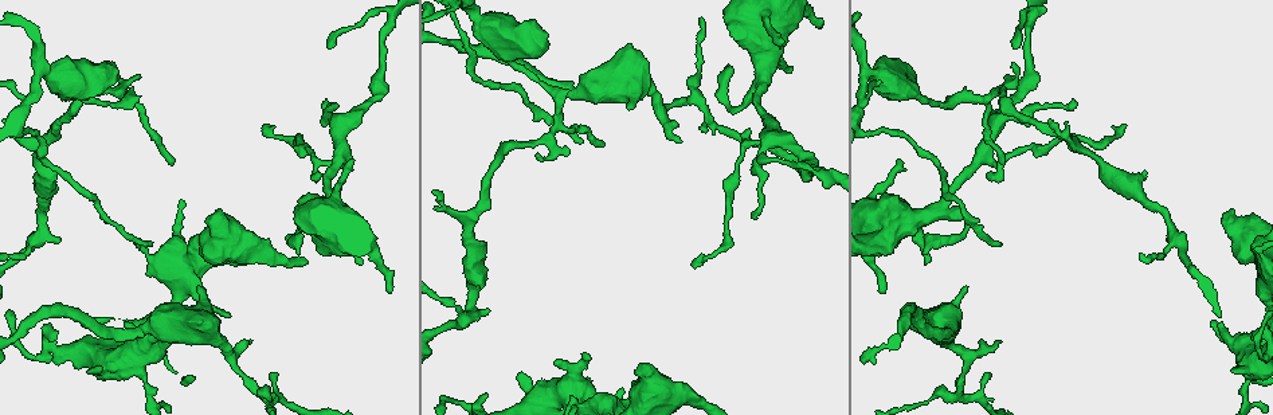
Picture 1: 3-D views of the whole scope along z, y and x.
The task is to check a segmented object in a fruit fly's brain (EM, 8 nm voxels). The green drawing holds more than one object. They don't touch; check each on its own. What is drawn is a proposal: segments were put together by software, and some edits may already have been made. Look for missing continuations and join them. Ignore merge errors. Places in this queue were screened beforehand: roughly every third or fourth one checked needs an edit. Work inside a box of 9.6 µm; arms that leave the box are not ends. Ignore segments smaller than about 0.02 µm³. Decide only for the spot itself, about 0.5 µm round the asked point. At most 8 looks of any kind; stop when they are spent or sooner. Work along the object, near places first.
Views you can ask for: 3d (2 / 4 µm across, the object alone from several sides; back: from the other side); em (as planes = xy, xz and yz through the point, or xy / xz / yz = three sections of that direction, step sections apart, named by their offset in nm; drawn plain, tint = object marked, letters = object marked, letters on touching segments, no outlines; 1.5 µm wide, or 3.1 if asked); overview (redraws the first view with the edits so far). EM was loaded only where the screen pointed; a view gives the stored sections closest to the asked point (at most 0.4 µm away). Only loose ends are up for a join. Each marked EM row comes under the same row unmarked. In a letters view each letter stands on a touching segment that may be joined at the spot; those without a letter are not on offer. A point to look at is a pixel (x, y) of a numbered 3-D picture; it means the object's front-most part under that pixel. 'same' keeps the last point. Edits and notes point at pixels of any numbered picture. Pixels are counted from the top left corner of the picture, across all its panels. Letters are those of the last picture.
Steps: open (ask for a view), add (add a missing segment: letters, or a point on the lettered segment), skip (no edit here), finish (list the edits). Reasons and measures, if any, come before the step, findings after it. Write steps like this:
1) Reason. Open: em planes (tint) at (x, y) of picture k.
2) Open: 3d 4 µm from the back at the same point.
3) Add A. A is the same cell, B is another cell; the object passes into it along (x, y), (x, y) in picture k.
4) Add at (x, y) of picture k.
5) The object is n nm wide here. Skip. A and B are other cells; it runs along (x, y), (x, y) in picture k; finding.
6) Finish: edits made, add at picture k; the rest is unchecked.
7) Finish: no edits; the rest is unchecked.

An open end. Open: 3d 4 µm at (925, 251) of picture 1.

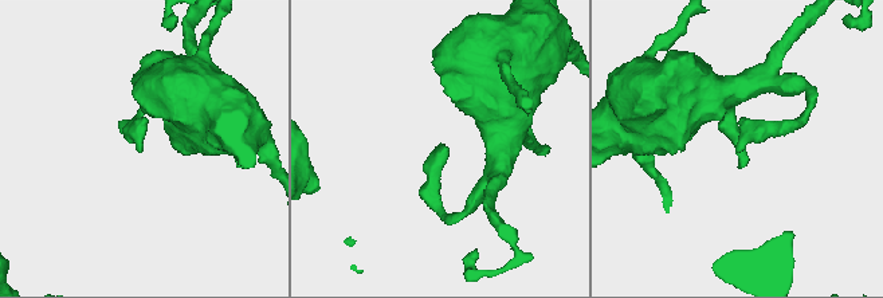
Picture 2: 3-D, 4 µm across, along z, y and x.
Need the tissue. Open: em planes (tint) at (139, 152) of picture 2.

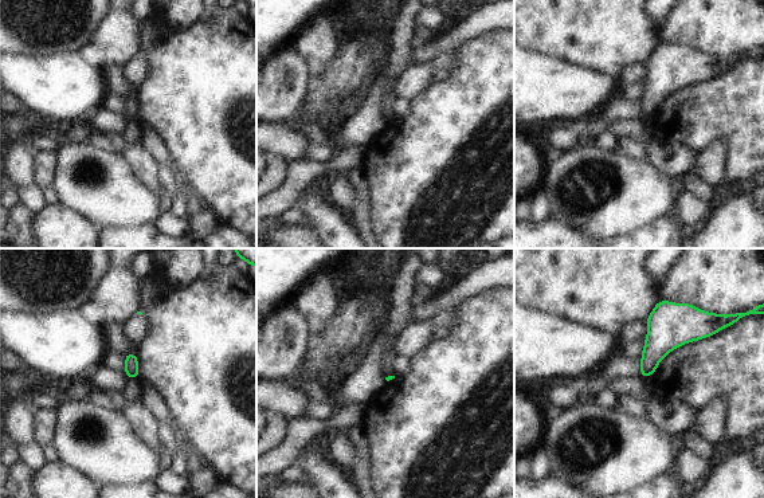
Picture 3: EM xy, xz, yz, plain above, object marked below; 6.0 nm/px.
Open: em planes (letters) at the same point.

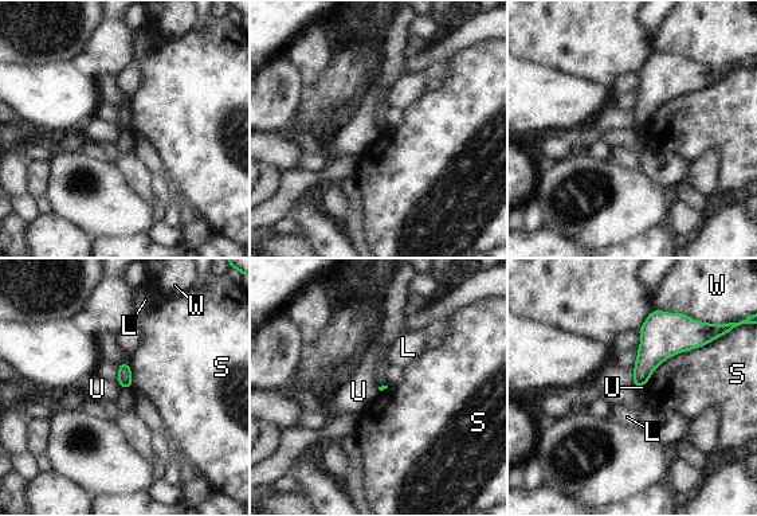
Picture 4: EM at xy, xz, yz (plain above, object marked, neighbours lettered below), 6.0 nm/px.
Skip. L, S, U and W are other cells; no lettered segment goes on from it.

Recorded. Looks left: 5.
Tapers out. Open: 3d 2 µm from the back at (351, 161) of picture 1.

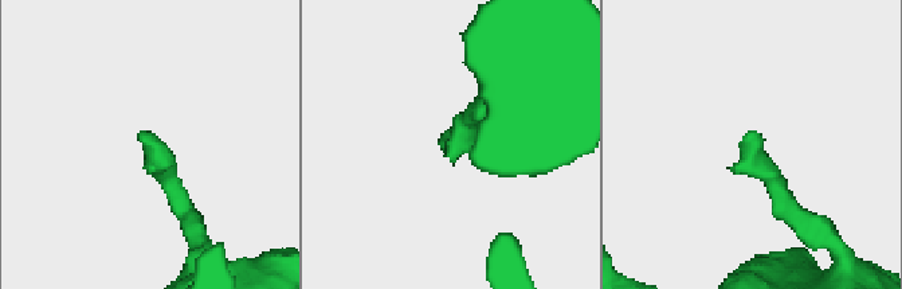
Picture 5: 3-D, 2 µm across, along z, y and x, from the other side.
Now the EM. Open: em xz step 8 (tint) at (445, 141) of picture 5.

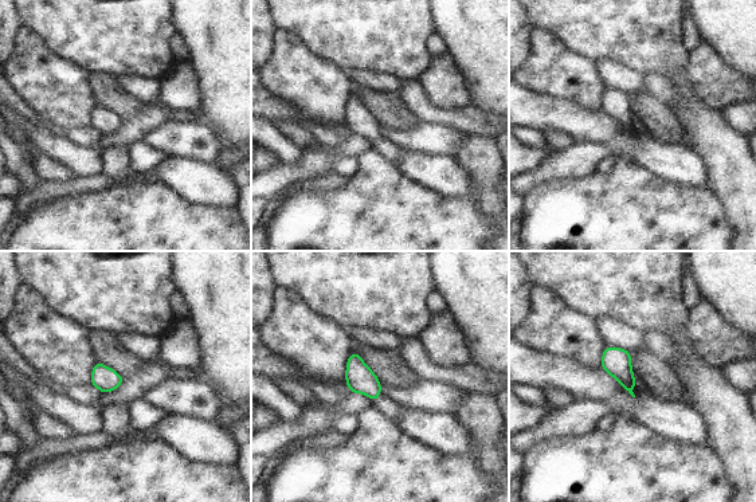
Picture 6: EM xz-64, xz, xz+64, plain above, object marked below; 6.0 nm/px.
Open: em planes (letters) at the same point.

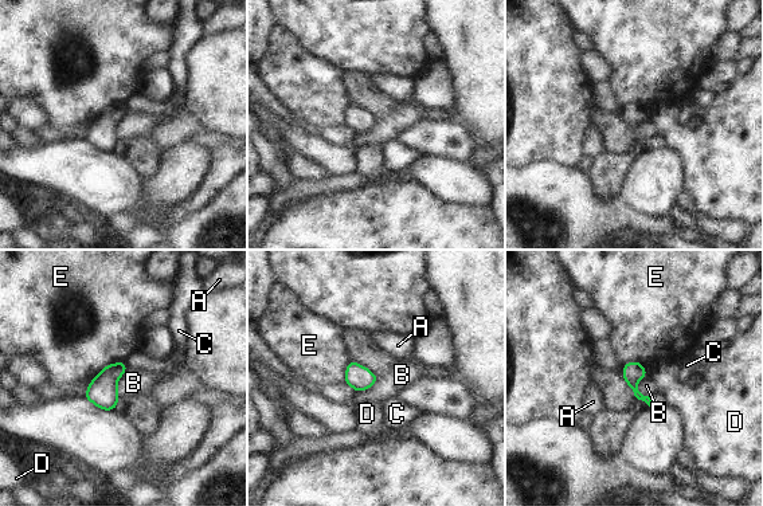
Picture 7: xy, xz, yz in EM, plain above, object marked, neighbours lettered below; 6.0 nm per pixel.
The longest contact is with E, 240 nm. Add C. C is the same cell, A, B, D and E are other cells; it goes on there.

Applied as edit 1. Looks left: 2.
Finish: edits made, add at picture 7; the rest is unchecked.

